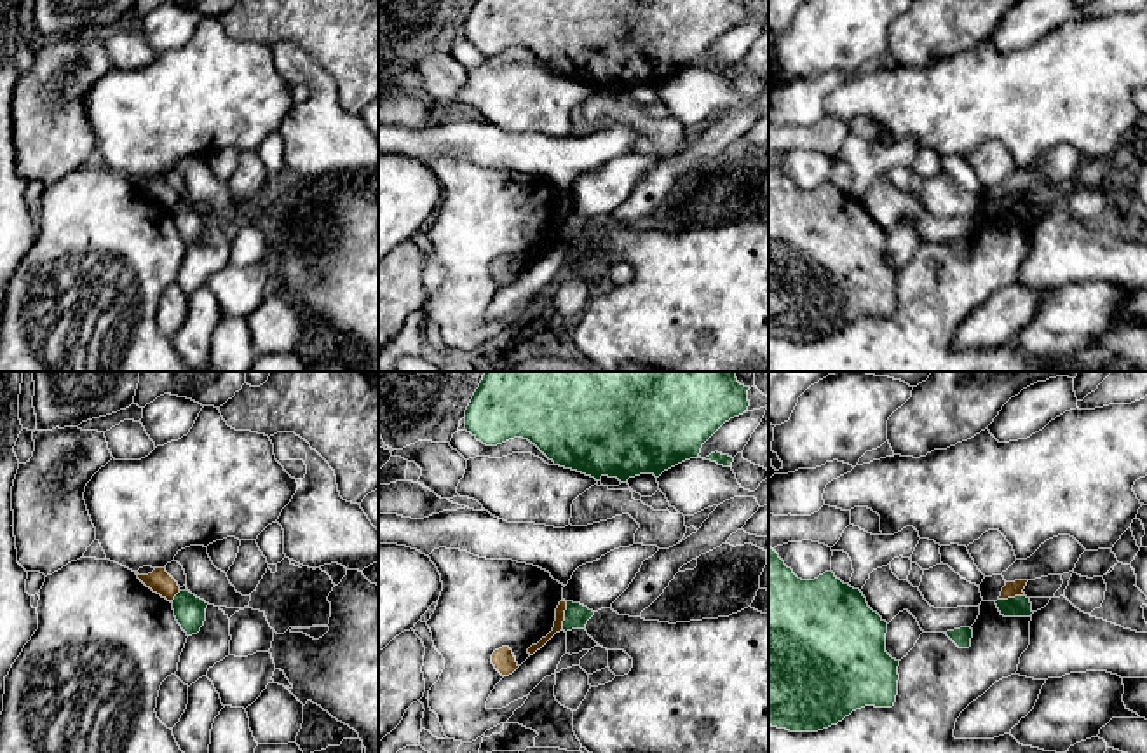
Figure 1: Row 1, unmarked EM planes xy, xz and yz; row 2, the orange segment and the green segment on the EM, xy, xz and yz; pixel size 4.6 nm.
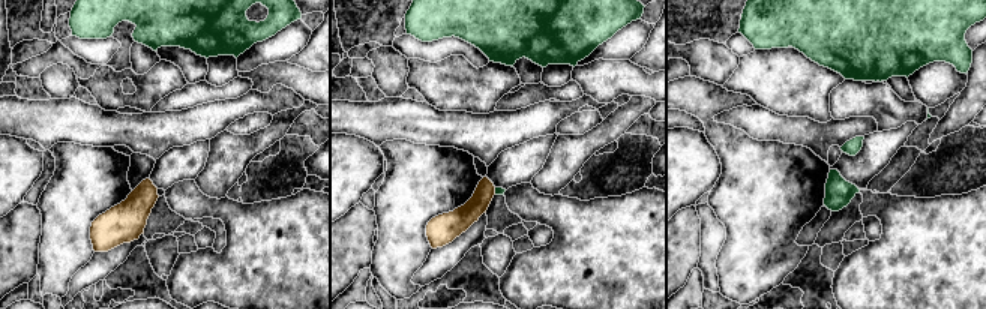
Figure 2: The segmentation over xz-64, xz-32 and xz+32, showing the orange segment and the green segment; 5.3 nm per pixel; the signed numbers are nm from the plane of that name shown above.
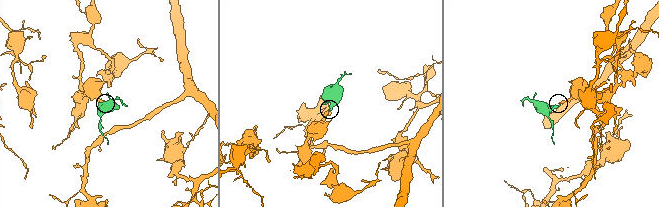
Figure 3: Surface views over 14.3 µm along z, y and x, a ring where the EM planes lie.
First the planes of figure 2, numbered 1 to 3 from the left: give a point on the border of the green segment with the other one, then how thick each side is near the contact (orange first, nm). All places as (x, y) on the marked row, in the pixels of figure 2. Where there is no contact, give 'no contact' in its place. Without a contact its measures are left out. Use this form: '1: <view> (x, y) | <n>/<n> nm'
1: no contact
2: xz-32 (494, 191) | 130/50 nm
3: no contact

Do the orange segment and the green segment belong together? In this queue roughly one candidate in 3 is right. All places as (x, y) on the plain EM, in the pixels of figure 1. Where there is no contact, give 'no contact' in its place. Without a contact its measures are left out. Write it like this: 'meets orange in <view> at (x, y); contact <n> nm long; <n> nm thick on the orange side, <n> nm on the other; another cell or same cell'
meets orange in xz at (563, 225); contact 140 nm long; 50 nm thick on the orange side, 110 nm on the other; another cell

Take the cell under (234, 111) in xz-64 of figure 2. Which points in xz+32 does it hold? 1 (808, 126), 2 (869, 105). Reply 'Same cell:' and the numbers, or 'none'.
Same cell: 1

